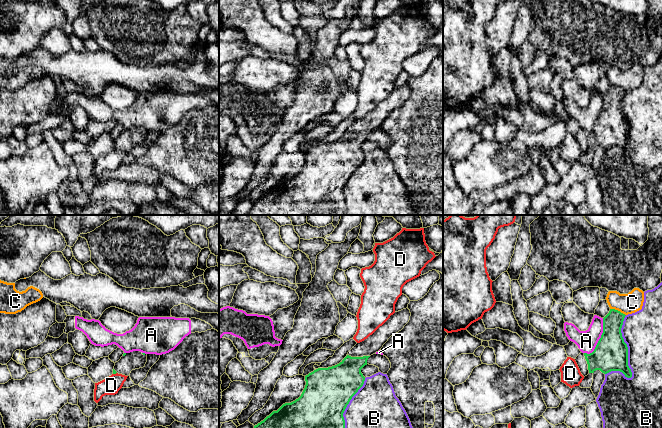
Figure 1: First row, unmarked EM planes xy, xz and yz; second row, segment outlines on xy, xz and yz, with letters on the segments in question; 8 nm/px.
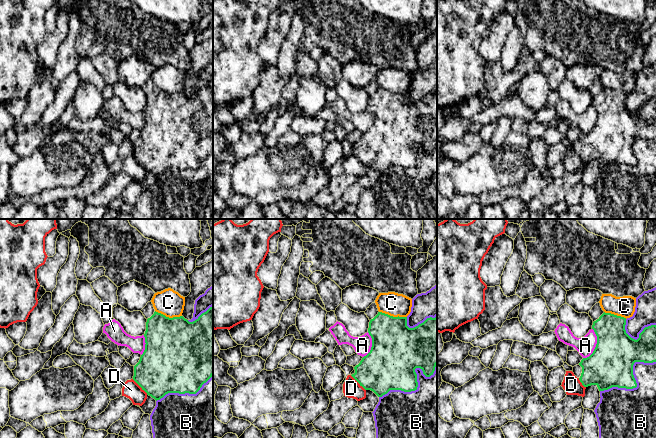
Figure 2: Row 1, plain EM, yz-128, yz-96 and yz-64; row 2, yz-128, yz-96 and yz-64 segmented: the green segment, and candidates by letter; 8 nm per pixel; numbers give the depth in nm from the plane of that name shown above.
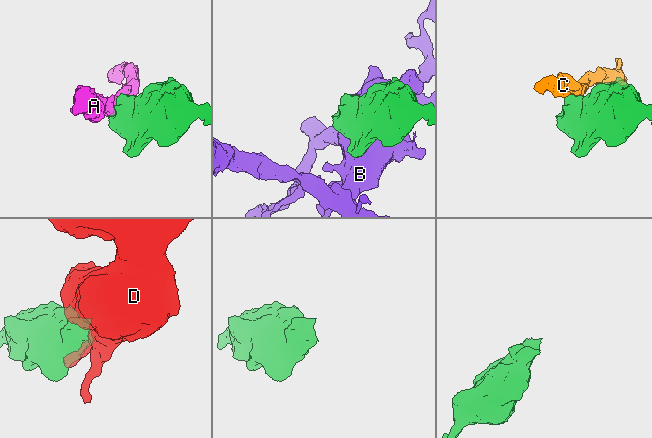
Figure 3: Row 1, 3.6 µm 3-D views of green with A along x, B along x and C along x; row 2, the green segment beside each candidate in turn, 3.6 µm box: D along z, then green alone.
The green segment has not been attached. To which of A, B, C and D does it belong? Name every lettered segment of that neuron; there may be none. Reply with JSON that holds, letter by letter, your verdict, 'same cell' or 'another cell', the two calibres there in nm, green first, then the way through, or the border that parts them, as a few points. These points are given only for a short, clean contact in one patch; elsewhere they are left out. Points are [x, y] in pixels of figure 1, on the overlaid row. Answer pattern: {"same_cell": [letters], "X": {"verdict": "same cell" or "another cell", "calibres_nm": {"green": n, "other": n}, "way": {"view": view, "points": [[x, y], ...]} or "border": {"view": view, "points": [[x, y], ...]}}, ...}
{"same_cell": [], "A": {"verdict": "another cell", "calibres_nm": {"green": 280, "other": 160}, "border": {"view": "yz", "points": [[603, 318], [601, 337], [591, 352], [584, 353]]}}, "B": {"verdict": "another cell", "calibres_nm": {"green": 280, "other": 320}}, "C": {"verdict": "another cell", "calibres_nm": {"green": 180, "other": 160}, "border": {"view": "yz", "points": [[610, 308], [617, 309], [625, 315]]}}, "D": {"verdict": "another cell", "calibres_nm": {"green": 30, "other": 150}, "border": {"view": "xy", "points": [[116, 372], [113, 374]]}}}

